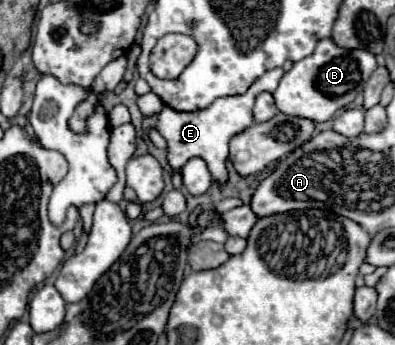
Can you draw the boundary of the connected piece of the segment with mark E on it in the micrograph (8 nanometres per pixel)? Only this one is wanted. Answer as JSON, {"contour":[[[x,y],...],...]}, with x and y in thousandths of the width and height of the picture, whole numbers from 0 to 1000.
{"contour":[[[711,194],[671,206],[630,252],[630,264],[620,275],[559,281],[559,287],[539,293],[529,310],[504,316],[504,322],[453,328],[453,322],[443,322],[443,316],[433,316],[423,304],[403,322],[403,333],[397,333],[397,374],[403,374],[403,386],[423,409],[423,472],[438,490],[438,536],[443,536],[443,548],[458,548],[458,536],[463,536],[458,490],[468,484],[468,472],[484,455],[509,455],[524,472],[524,490],[529,490],[539,525],[575,530],[580,501],[575,501],[575,478],[570,472],[575,472],[575,455],[580,455],[580,409],[585,409],[585,397],[605,391],[610,380],[620,380],[625,368],[641,362],[641,328],[635,328],[635,316],[641,316],[646,281],[656,270],[666,270],[666,264],[691,270],[701,258],[701,241],[716,223],[716,212],[722,206]]]}

